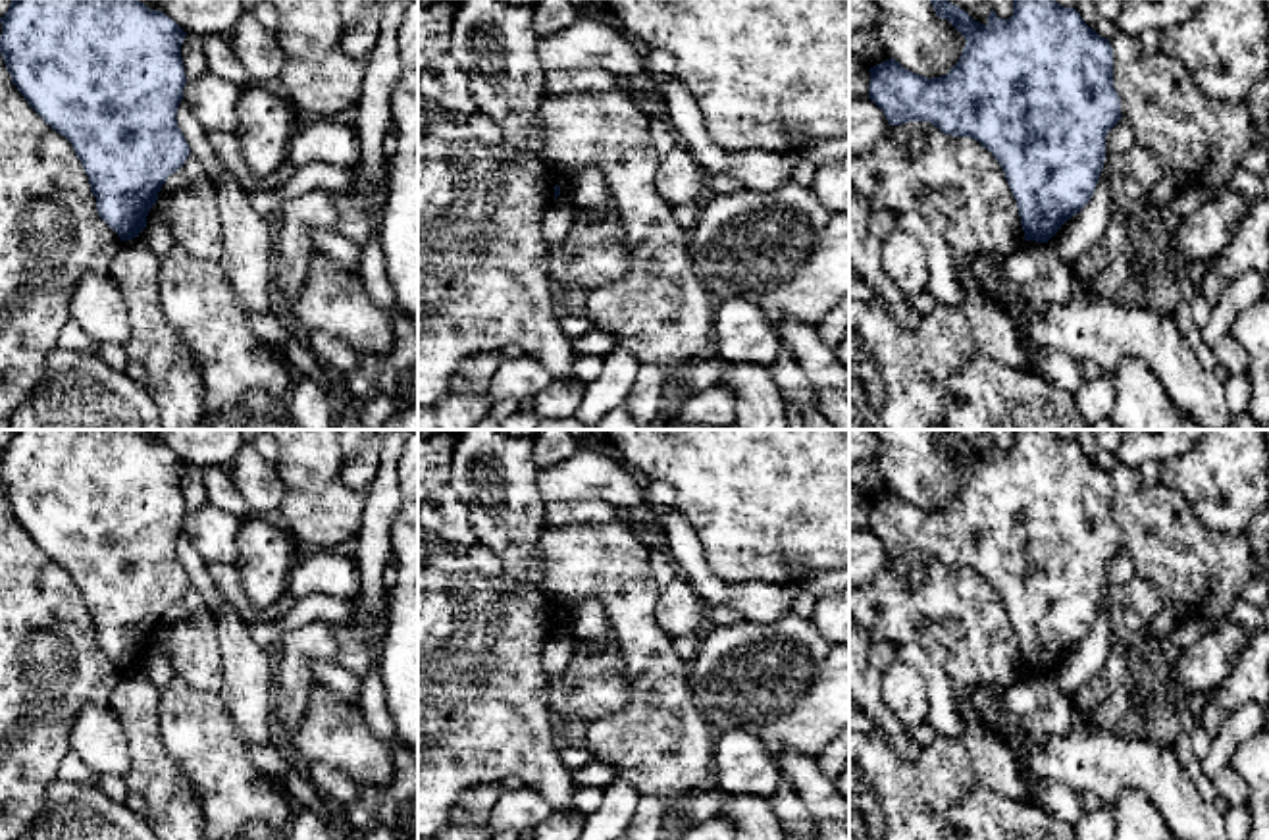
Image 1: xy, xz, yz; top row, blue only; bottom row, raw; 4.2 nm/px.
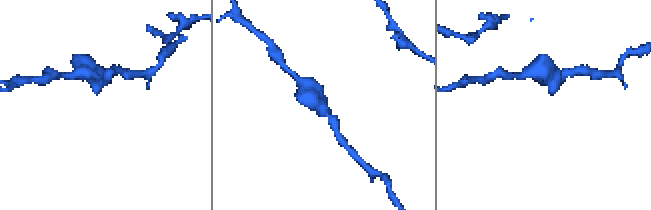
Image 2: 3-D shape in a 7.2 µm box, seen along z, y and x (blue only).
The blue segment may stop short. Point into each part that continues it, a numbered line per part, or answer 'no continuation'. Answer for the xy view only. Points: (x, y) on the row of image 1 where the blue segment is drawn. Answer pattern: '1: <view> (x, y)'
no continuation

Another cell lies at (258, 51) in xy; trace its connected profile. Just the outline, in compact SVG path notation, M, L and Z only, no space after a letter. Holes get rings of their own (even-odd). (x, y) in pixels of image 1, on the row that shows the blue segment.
M243 12L233 27L231 50L256 87L275 87L285 66L285 52L252 13Z

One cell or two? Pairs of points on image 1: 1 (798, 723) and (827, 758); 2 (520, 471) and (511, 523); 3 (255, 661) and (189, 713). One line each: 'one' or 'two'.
1: two
2: one
3: two

